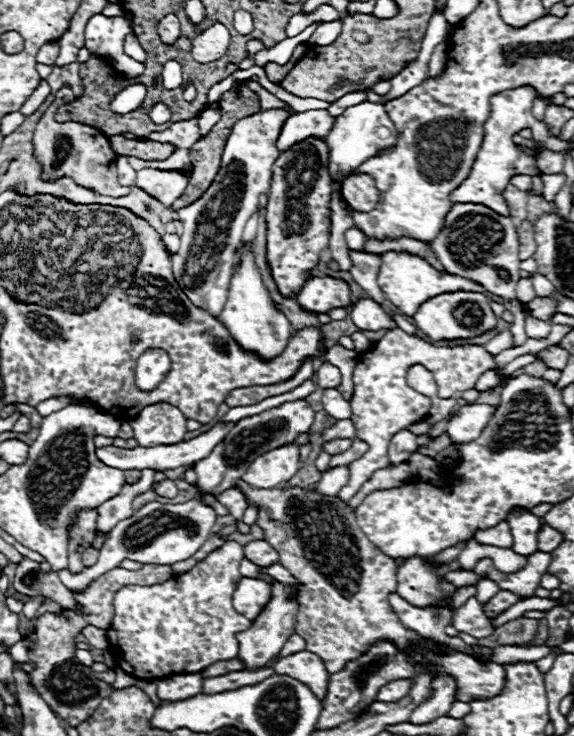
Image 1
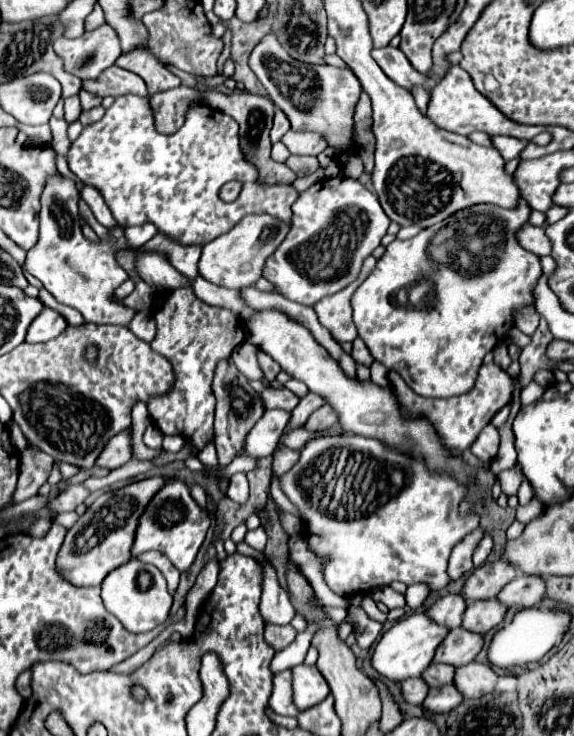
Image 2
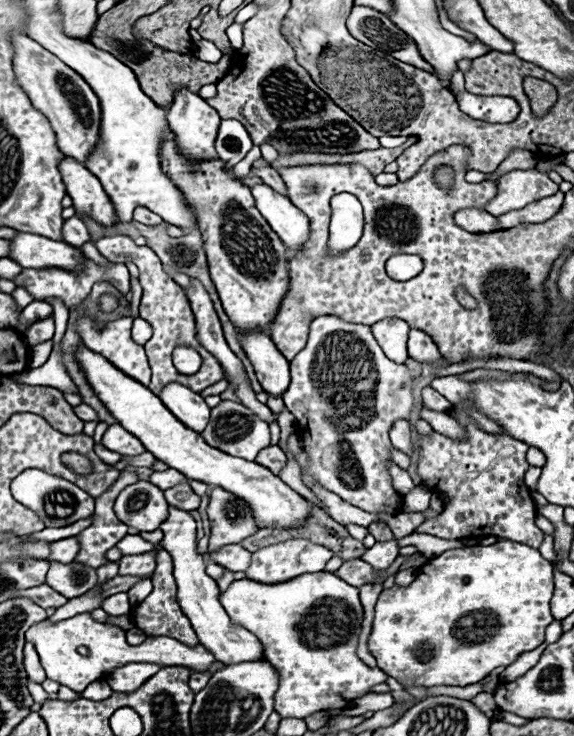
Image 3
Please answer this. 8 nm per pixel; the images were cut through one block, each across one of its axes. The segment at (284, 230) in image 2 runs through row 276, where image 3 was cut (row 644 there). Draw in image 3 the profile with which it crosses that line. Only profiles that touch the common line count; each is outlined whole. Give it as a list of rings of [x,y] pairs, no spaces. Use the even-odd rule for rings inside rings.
[[[170,506],[168,518],[160,524],[160,530],[164,532],[164,538],[160,544],[164,550],[170,552],[172,564],[174,564],[174,580],[178,586],[178,596],[176,596],[178,604],[180,604],[184,616],[188,616],[200,642],[204,642],[204,646],[208,646],[208,650],[212,650],[212,654],[218,658],[218,662],[224,662],[226,666],[236,664],[236,662],[262,660],[260,640],[252,632],[230,622],[226,610],[220,606],[218,584],[204,572],[206,560],[196,550],[196,522],[194,522],[192,514]]]

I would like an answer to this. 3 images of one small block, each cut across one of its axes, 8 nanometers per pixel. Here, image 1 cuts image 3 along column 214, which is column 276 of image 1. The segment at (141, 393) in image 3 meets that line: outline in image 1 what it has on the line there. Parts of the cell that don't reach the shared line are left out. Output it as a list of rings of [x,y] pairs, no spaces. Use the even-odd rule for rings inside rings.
[[[298,444],[280,446],[256,458],[244,474],[244,482],[252,488],[276,488],[282,482],[288,482],[300,468]]]

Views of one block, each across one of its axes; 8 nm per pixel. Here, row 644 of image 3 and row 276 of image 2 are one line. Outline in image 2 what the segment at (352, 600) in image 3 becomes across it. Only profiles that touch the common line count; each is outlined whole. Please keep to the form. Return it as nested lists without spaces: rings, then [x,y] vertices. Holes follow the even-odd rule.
[[[320,180],[302,192],[292,206],[292,230],[264,266],[264,278],[276,284],[288,300],[314,306],[324,296],[336,294],[354,282],[362,262],[380,246],[390,226],[378,196],[368,192],[358,180]]]

